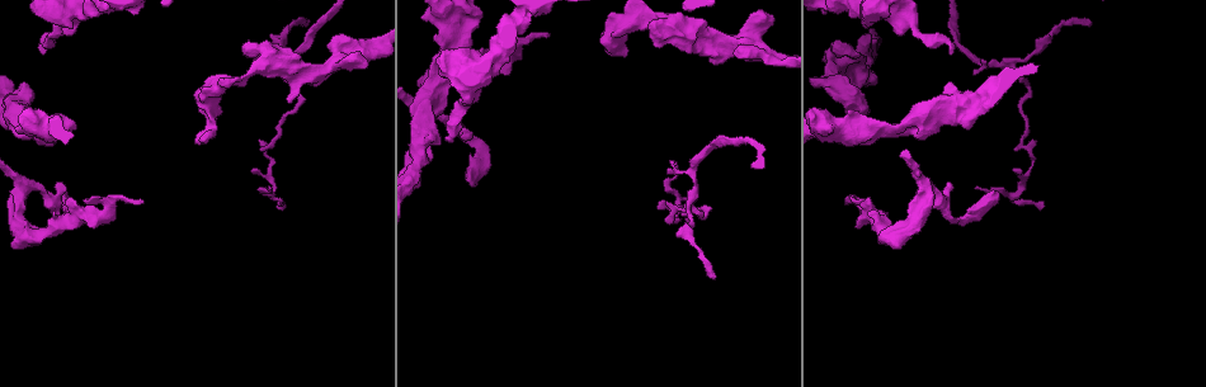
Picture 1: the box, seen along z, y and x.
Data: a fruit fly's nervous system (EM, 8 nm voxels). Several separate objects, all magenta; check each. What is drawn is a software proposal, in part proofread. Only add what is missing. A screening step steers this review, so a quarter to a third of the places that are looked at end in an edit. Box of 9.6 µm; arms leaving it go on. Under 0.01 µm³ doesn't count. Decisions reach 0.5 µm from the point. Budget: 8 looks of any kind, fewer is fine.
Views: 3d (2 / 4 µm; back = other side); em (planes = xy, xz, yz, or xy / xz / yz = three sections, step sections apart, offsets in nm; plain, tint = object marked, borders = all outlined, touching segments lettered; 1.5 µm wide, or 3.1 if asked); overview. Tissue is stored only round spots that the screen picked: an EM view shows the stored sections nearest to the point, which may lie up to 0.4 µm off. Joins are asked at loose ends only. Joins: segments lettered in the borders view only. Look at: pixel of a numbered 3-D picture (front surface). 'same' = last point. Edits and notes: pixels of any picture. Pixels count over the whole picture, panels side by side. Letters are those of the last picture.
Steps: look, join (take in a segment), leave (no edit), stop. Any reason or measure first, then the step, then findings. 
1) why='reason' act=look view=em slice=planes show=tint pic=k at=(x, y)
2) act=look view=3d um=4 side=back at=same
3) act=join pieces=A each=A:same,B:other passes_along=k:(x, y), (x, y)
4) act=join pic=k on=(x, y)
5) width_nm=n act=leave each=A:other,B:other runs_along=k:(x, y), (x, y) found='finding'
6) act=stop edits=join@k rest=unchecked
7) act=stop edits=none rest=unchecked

why='thin end' act=look view=em slice=planes show=borders pic=1 at=(714, 278)

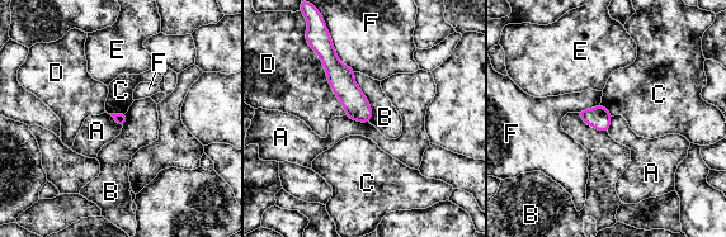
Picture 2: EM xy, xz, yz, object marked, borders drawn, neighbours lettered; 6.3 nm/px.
act=leave each=A:other,B:other,C:other,D:other,E:other,F:other border=2:(345, 115), (368, 123) found='no lettered segment goes on from it'

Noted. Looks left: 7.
why='free end' act=look view=3d um=4 pic=1 at=(951, 54)

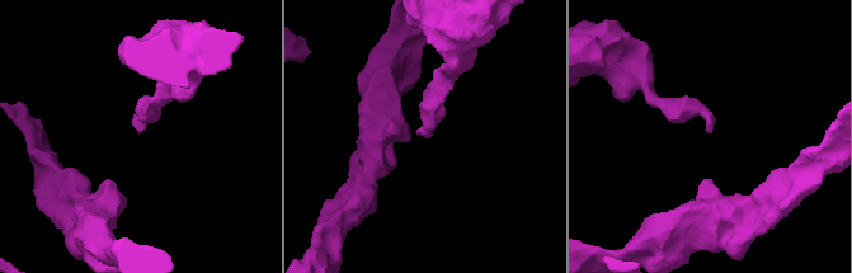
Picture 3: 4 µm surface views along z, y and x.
why='shape alone is not enough' act=look view=em slice=planes show=tint pic=3 at=(711, 132)

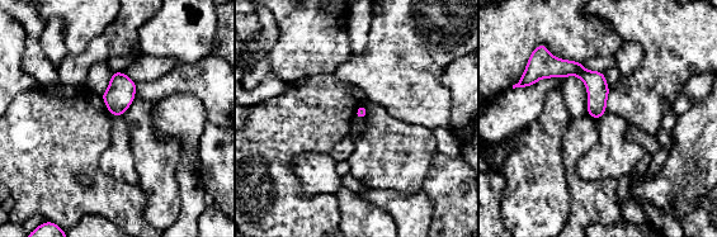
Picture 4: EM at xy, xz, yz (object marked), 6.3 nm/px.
why='what lies round it' act=look view=em slice=planes show=borders at=same

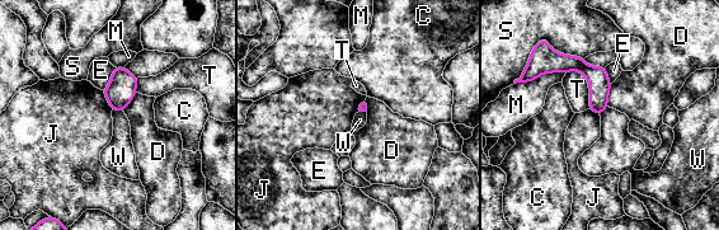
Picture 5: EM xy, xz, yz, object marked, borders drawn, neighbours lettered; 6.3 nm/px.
act=leave each=C:other,D:other,E:other,J:other,M:other,S:other,T:other,W:other border=5:(112, 109), (122, 111) found='none of them fits'

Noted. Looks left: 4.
why='an open end' act=look view=3d um=4 pic=1 at=(838, 143)

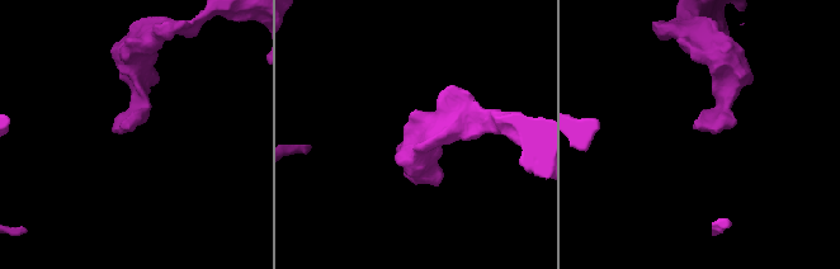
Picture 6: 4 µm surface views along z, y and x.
act=look view=em slice=planes show=borders pic=6 at=(121, 129)

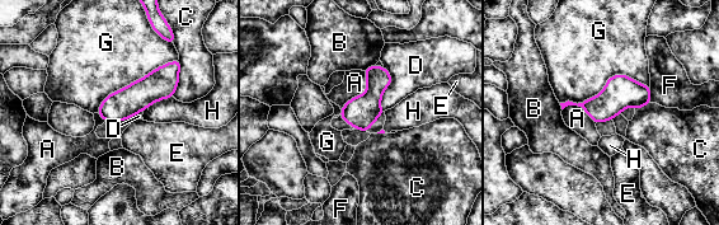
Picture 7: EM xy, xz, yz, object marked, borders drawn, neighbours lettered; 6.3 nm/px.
longest_contact=G:600nm act=leave each=A:other,B:other,C:other,D:other,E:other,F:other,G:other,H:other runs_along=7:(175, 66), (153, 88), (102, 112) found='none of them fits'

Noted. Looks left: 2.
why='branch stops here' act=look view=3d um=4 pic=1 at=(852, 51)

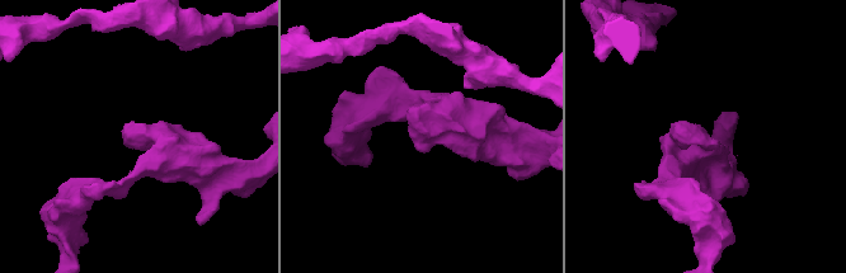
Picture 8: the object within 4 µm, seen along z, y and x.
why='need the tissue' act=look view=em slice=xy step=8 show=borders pic=8 at=(126, 143)

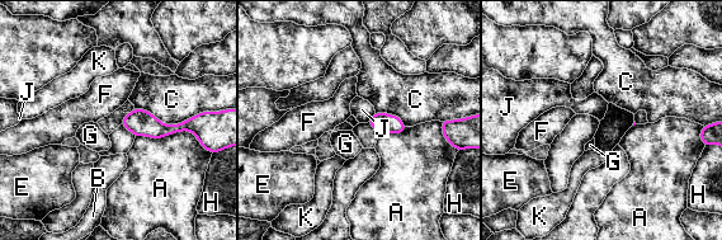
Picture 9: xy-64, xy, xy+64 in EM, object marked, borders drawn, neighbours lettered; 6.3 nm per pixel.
longest_contact=C:380nm act=leave each=A:other,B:other,C:other,E:other,F:other,G:other,H:other,J:other,K:other found='no lettered segment goes on from it'

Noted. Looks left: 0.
act=stop edits=none rest=unchecked

